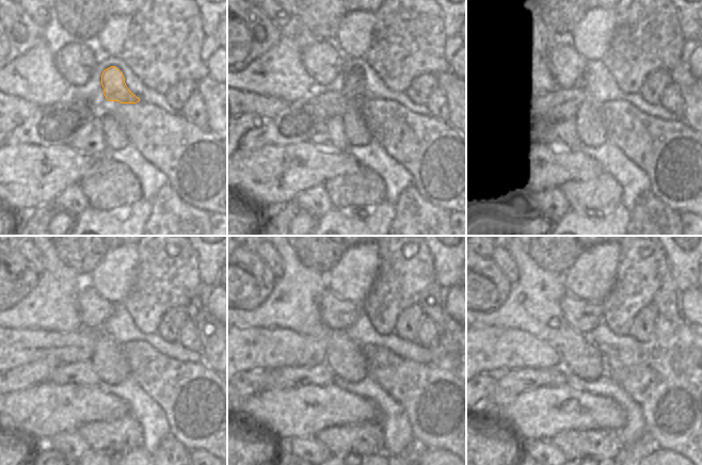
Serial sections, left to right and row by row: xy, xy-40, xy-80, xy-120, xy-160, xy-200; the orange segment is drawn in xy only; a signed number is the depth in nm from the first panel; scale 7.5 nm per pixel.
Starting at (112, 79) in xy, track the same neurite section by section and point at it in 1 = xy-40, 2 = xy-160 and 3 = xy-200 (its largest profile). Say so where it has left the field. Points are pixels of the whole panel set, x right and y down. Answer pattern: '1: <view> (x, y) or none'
1: xy-40 (333, 102)
2: xy-160 (249, 348)
3: xy-200 (488, 349)

